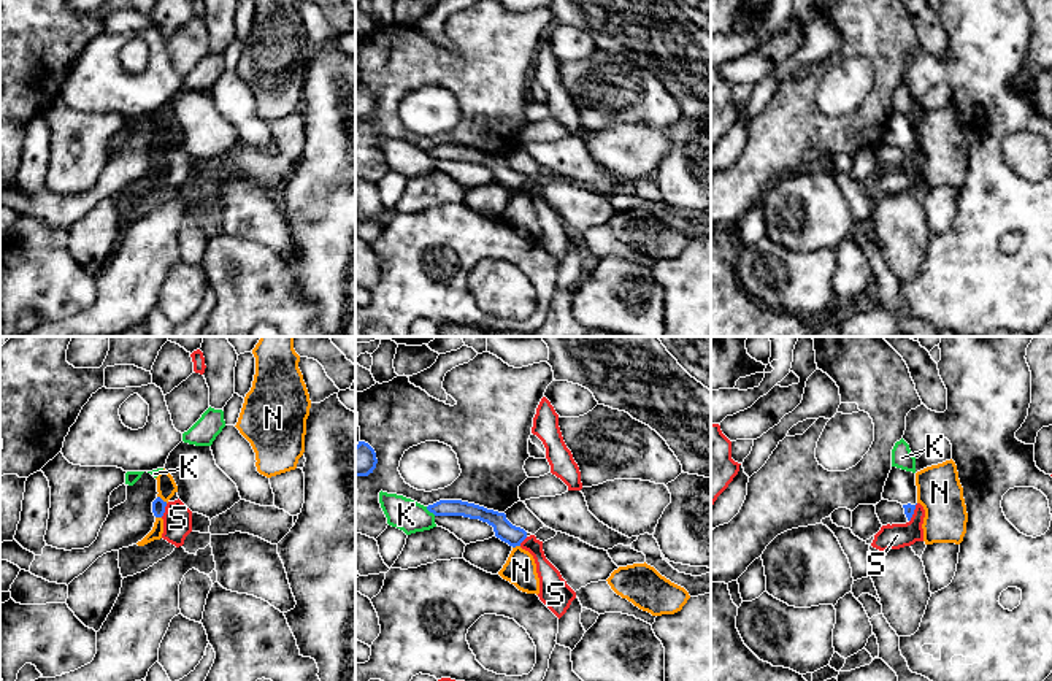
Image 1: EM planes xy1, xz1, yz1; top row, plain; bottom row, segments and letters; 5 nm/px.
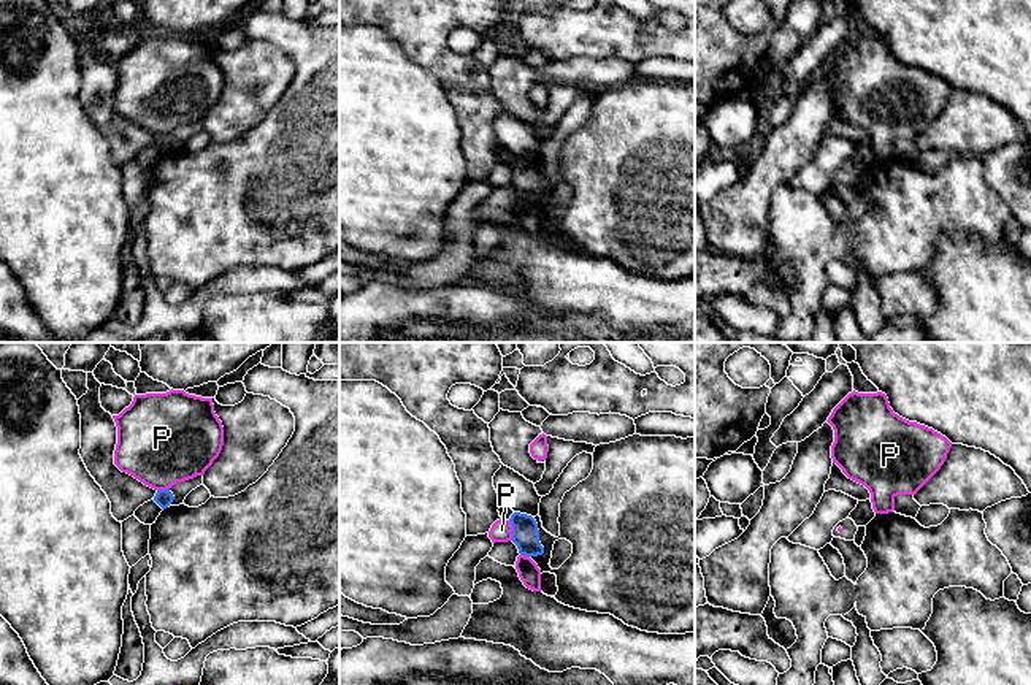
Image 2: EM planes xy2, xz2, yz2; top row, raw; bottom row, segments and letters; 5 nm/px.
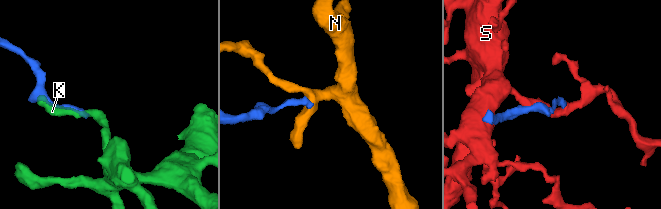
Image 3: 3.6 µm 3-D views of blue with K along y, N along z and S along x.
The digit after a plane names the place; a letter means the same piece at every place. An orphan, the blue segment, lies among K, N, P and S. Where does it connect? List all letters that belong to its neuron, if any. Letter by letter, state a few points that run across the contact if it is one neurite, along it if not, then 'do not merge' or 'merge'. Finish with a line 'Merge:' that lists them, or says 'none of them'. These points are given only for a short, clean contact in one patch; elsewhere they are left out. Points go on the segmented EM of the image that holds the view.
K: do not merge
N: line xy1 (157, 496), (167, 502); do not merge
P: do not merge
S: line xy1 (167, 504), (161, 516); do not merge
Merge: none of them

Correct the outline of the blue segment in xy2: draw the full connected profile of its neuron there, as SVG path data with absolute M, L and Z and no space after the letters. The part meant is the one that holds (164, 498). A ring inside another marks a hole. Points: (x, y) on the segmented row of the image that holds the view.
M170 488L167 490L157 490L155 496L144 503L143 506L140 506L135 511L135 517L144 523L144 525L152 525L155 523L157 517L160 515L160 512L163 509L167 509L171 503L173 503L174 496L170 492Z

